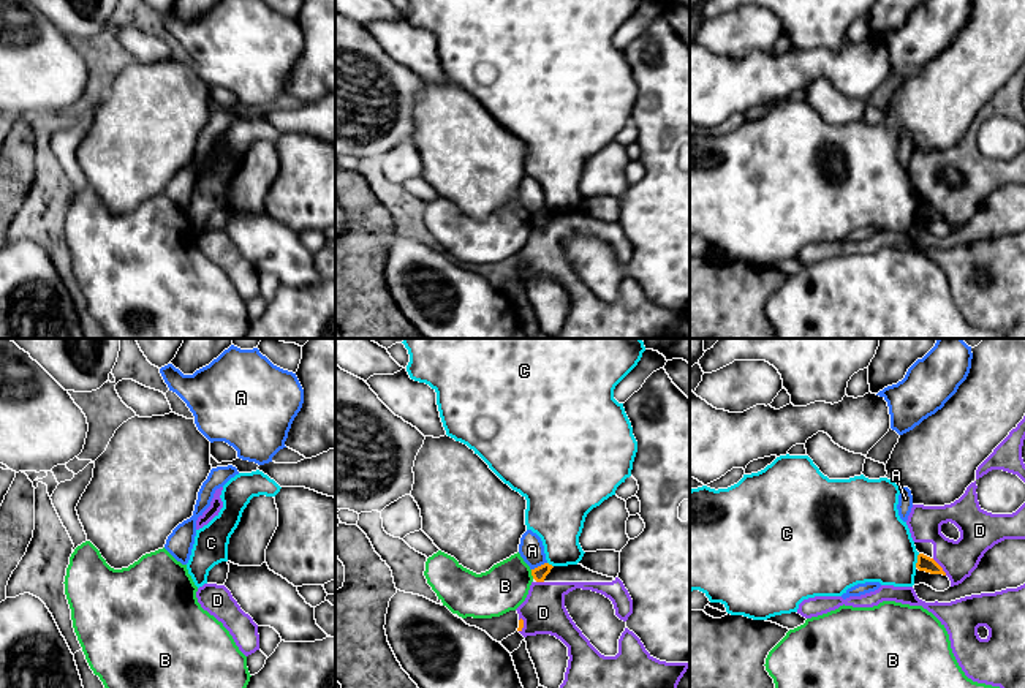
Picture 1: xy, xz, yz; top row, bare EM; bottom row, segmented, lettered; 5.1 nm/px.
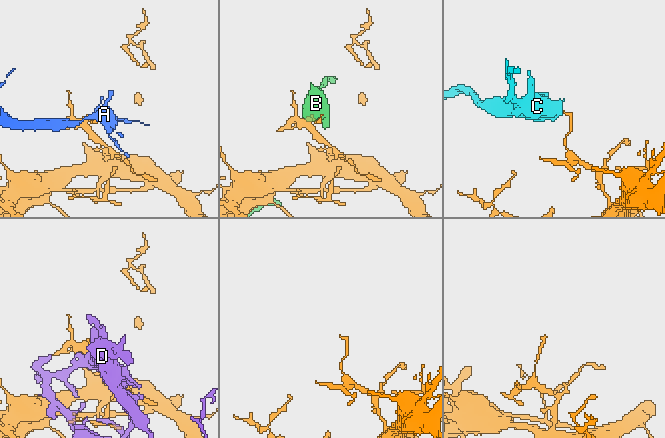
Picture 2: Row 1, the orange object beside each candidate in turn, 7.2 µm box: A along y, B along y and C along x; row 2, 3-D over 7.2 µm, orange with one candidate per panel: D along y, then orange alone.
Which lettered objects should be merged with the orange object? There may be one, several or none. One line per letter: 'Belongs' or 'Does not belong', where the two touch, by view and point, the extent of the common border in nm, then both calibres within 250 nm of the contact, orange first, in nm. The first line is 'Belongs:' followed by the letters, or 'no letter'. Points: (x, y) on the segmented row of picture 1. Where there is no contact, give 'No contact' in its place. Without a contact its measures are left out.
Belongs: no letter
A: Does not belong. Touches orange at xz (538, 567). Shared border 90 nm. Thickness 70 nm (orange) against 120 nm
B: Does not belong. Touches orange at xz (532, 574). Shared border 50 nm. Thickness 70 nm (orange) against 240 nm
C: Does not belong. Touches orange at yz (918, 560). Shared border 80 nm. Thickness 80 nm (orange) against 380 nm
D: Does not belong. Touches orange at yz (940, 567). Shared border 120 nm. Thickness 80 nm (orange) against 190 nm

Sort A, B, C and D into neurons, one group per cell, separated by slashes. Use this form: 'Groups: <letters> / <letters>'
Groups: A / B / C / D

